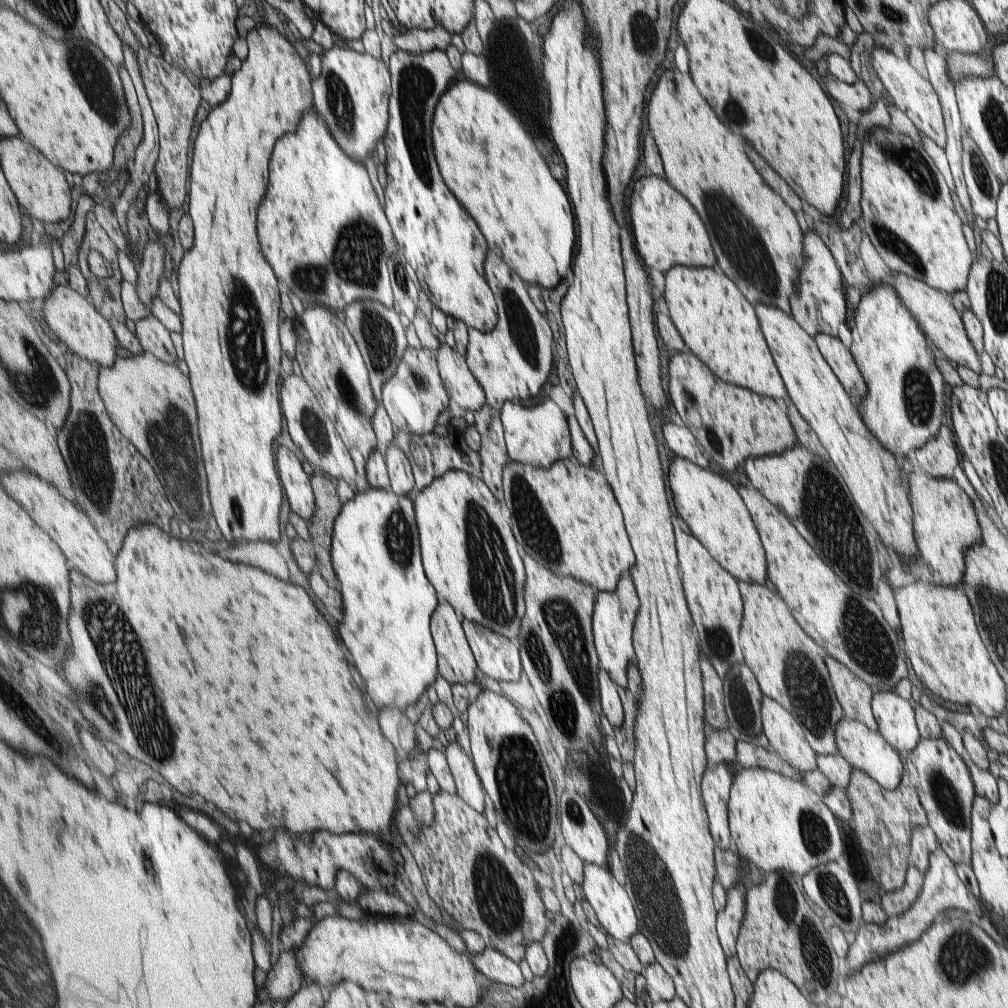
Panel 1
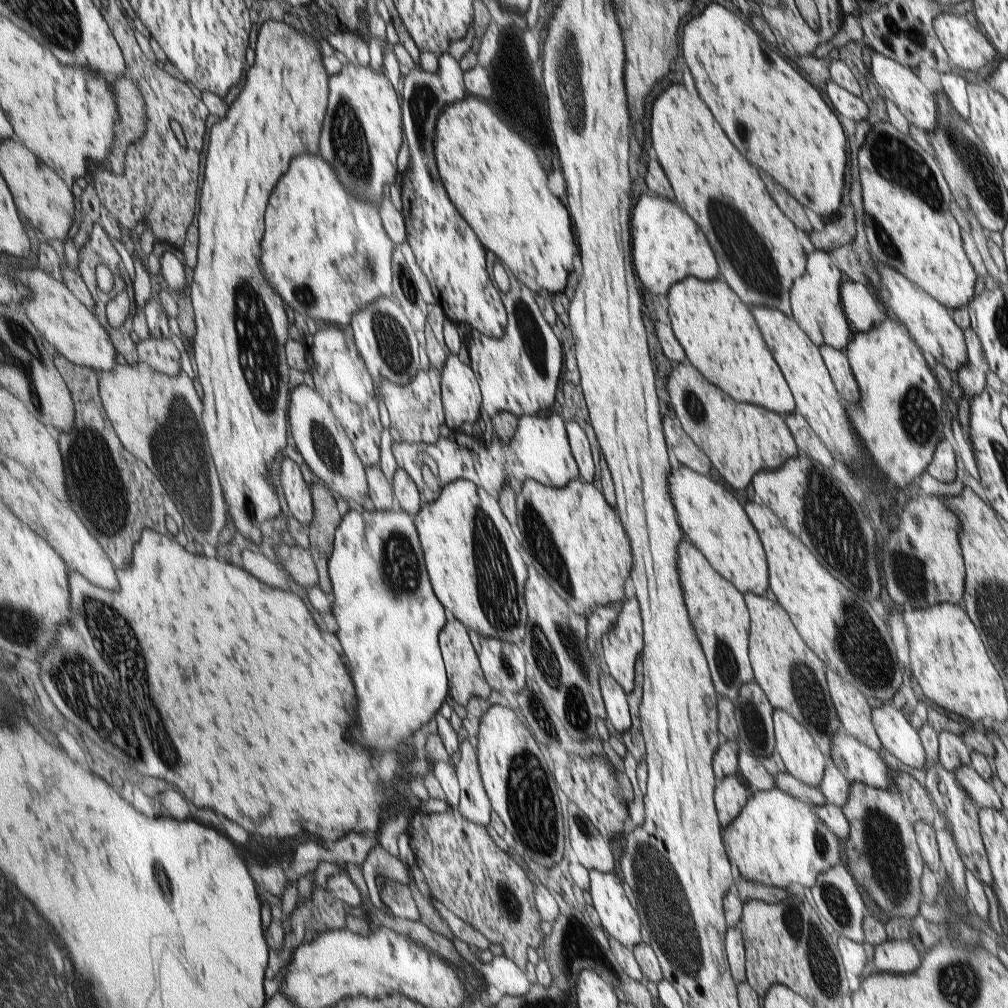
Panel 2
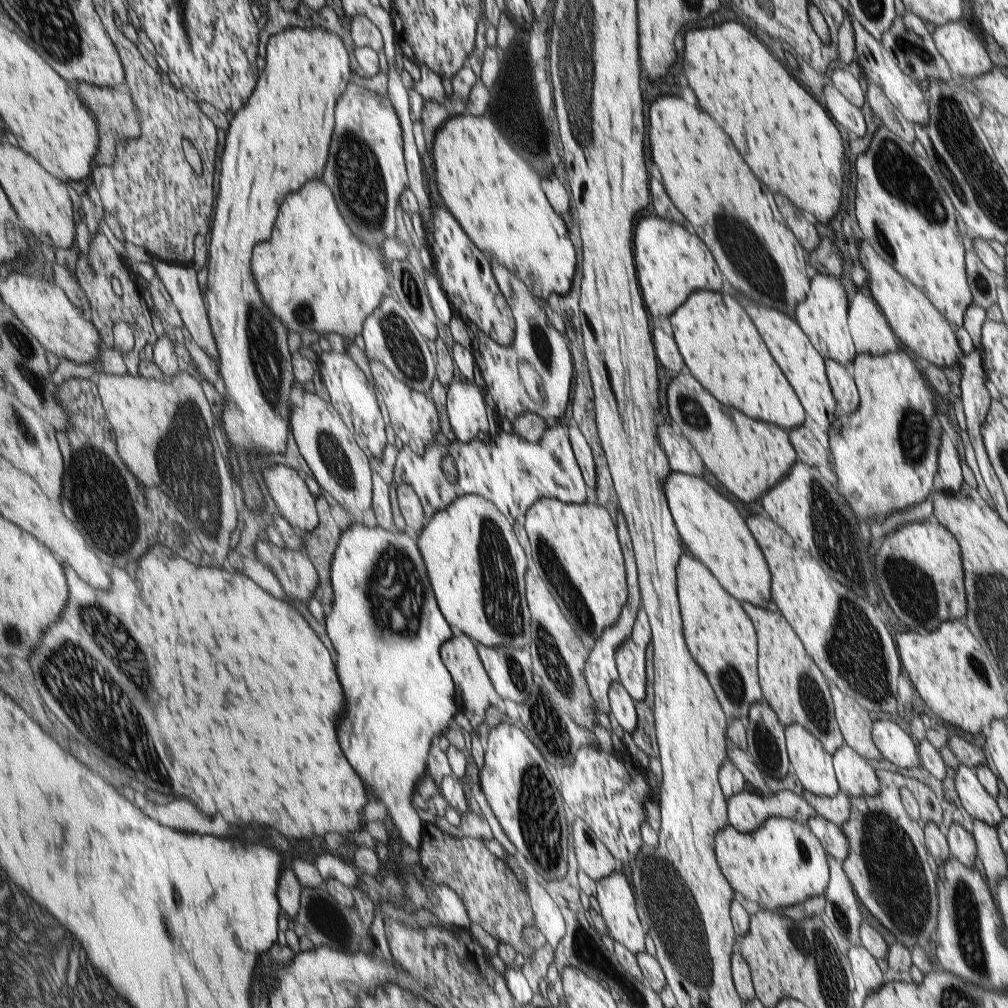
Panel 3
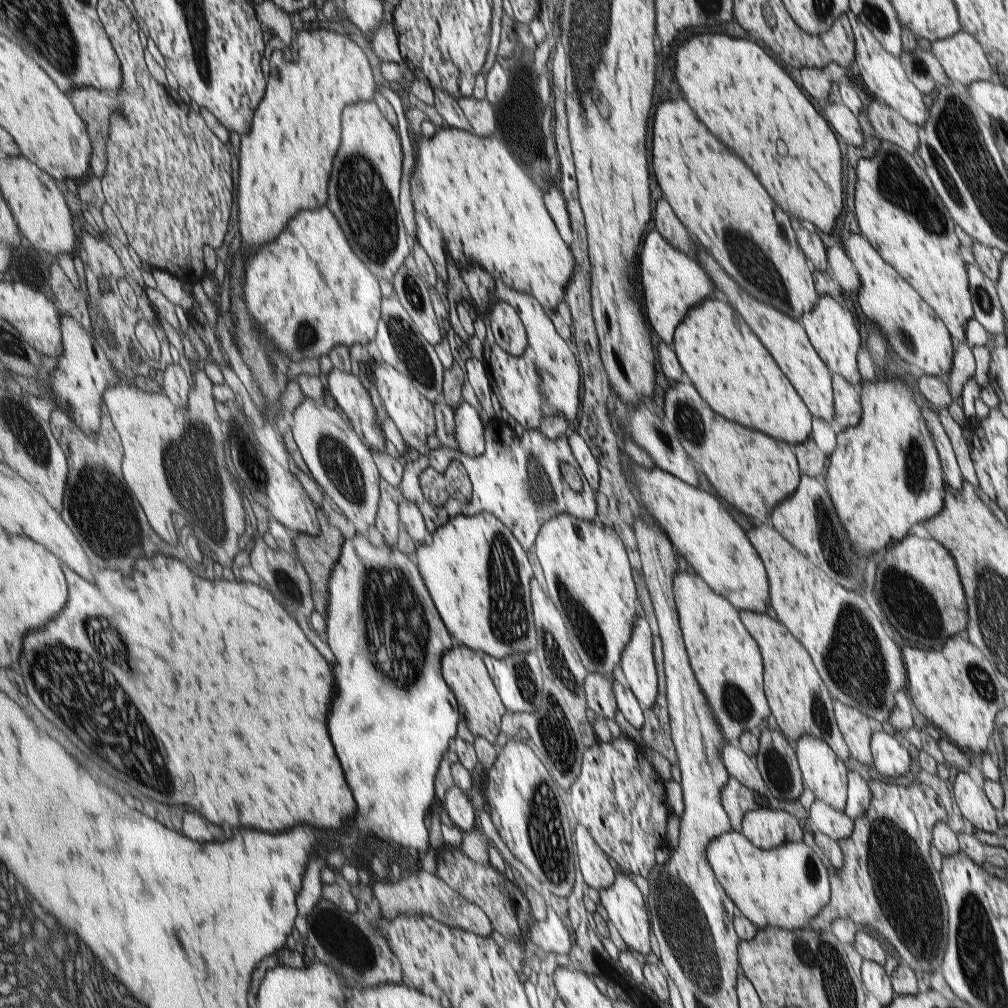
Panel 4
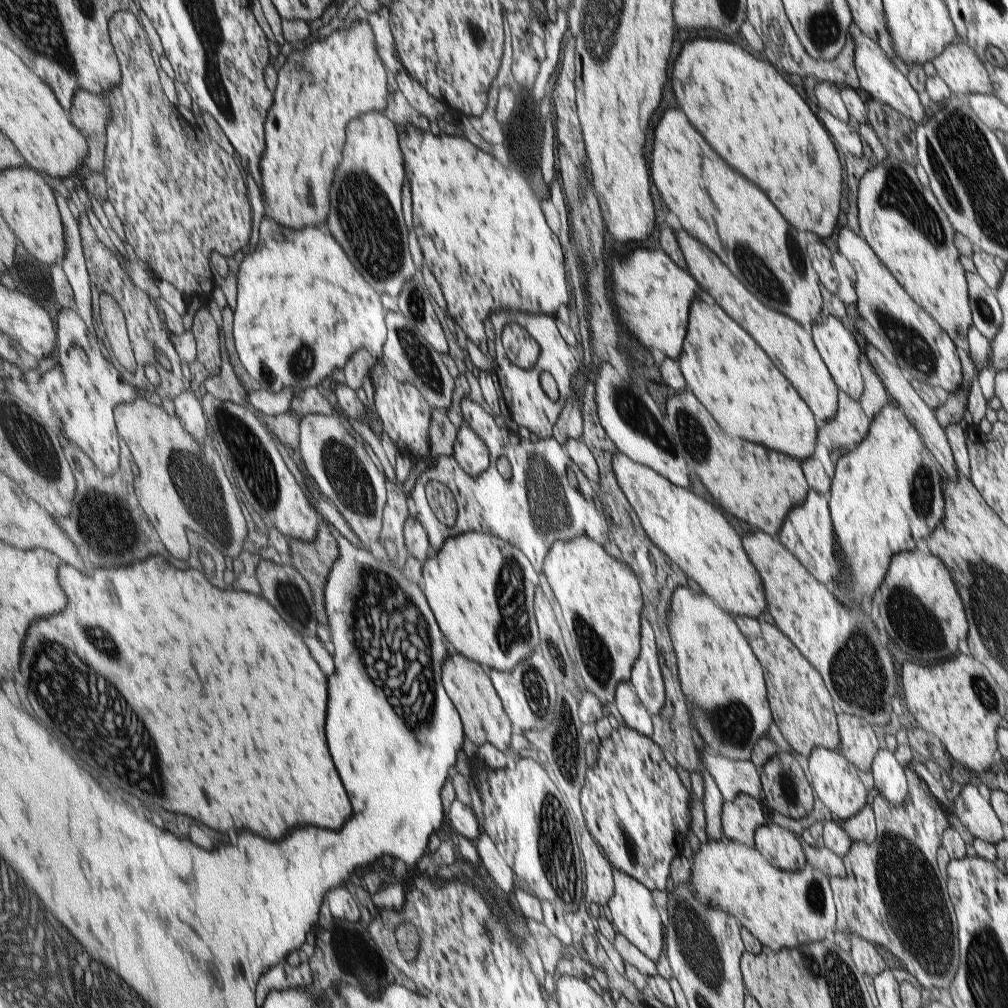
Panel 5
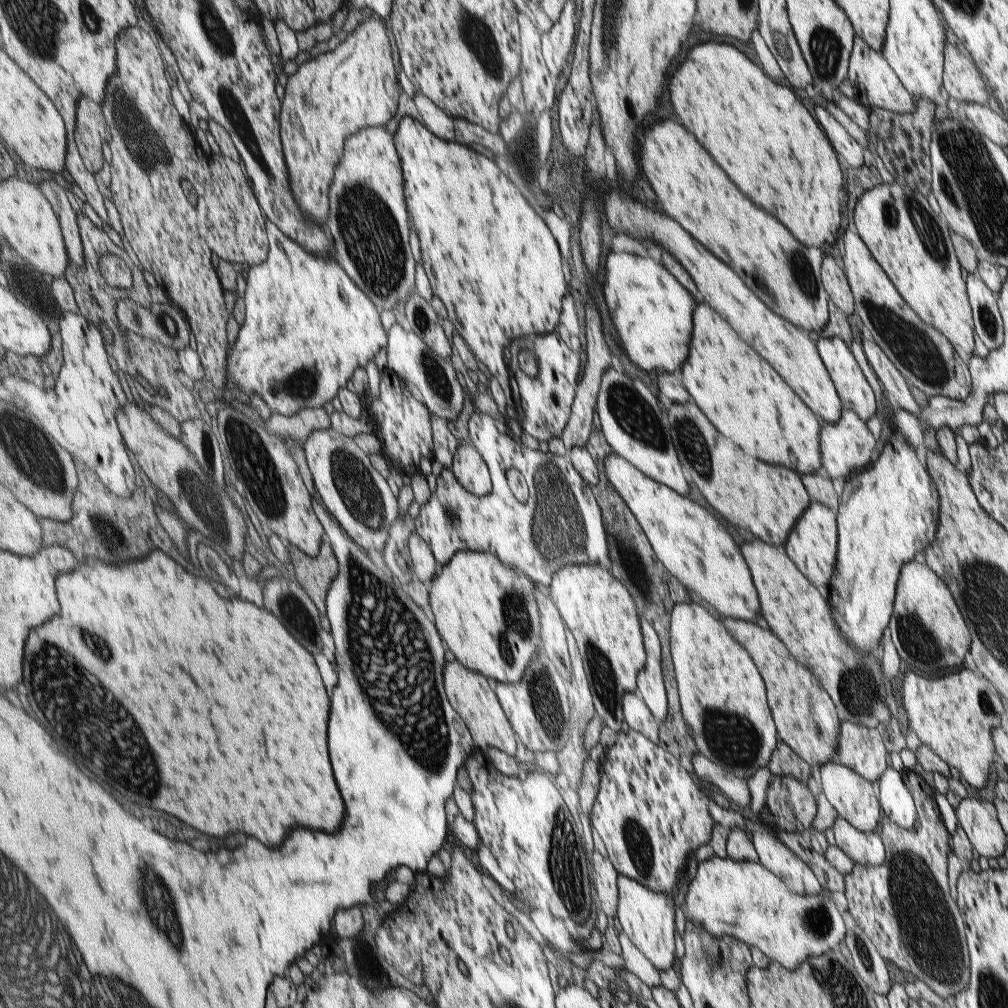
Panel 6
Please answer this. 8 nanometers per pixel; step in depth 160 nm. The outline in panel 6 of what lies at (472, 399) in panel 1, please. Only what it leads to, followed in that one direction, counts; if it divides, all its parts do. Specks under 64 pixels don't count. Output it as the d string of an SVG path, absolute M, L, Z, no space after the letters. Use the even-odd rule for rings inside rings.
M471 442L460 445L454 456L452 471L464 488L476 497L491 494L494 489L490 467Z

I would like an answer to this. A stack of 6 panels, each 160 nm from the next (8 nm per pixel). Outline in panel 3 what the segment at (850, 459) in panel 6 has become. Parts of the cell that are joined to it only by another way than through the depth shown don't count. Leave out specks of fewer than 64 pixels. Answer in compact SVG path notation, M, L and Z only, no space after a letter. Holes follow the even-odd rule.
M829 359L824 360L824 369L832 397L837 404L836 412L850 415L858 408L858 390L853 375L848 367Z

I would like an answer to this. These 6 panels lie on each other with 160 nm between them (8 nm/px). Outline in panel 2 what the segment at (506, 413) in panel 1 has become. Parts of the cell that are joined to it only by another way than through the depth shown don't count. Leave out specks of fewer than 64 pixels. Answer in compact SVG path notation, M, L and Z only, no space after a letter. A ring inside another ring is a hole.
M553 413L550 416L525 415L510 443L493 440L488 447L461 430L451 431L449 438L439 438L435 444L393 442L399 468L405 469L417 484L421 505L436 501L444 486L459 479L474 482L499 500L502 487L511 483L514 490L533 479L550 487L565 488L570 481L579 480L575 455L570 445L566 422Z

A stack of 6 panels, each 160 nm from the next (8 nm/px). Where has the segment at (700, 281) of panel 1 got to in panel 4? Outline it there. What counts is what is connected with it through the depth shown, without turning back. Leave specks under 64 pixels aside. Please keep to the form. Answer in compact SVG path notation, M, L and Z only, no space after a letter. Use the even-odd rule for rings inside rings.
M712 297L702 300L699 306L692 306L675 329L672 344L684 379L699 386L699 394L707 398L707 406L711 406L711 410L715 410L716 414L732 423L783 441L791 447L808 440L809 430L812 430L809 428L809 410L771 355L729 303Z

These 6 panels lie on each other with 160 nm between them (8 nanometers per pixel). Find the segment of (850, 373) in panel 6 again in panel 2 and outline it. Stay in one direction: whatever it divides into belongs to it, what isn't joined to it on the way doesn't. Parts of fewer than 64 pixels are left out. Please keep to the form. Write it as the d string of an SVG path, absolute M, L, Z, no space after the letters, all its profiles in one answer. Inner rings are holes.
M809 248L805 274L793 282L788 292L788 299L791 316L816 347L825 345L844 351L850 338L850 329L840 303L839 271L826 252Z

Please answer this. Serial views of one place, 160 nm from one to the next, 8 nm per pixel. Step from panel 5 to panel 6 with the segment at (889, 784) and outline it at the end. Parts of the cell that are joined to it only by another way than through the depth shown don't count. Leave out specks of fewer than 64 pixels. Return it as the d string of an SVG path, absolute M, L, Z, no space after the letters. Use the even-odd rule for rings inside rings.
M887 766L882 776L878 778L878 782L877 798L881 814L899 828L911 830L916 821L916 813L901 775Z

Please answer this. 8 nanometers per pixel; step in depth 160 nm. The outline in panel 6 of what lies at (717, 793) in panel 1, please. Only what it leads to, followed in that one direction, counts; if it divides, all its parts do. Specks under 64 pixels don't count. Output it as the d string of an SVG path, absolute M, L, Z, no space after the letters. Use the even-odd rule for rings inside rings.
M758 830L750 834L753 848L761 863L771 874L798 895L818 895L821 885L809 867L797 858L775 836L760 833Z

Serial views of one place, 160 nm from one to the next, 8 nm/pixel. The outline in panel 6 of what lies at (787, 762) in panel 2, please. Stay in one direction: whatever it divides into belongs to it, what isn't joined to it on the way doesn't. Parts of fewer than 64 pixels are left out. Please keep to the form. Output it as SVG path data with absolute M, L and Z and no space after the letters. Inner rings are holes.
M835 761L823 763L819 767L821 790L838 816L862 833L873 833L880 821L881 812L871 783Z

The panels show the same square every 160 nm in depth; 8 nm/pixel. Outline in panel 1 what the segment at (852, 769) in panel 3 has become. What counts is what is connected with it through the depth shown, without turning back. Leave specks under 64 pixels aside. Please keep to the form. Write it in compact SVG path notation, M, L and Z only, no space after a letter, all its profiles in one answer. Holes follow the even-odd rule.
M844 718L841 722L838 722L838 726L834 730L834 738L838 744L836 752L845 759L851 769L864 772L885 790L897 788L903 773L901 760L899 760L898 754L883 740L878 731L870 731L859 721Z

